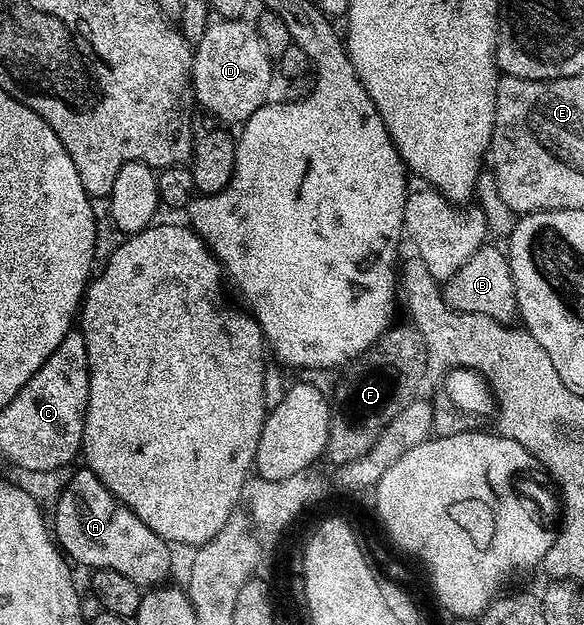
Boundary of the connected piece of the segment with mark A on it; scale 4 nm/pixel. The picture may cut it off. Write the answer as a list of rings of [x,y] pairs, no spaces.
[[[87,468],[81,471],[70,480],[65,486],[65,491],[57,498],[57,511],[51,514],[51,526],[55,531],[55,541],[62,551],[74,563],[82,562],[93,570],[114,570],[121,575],[127,576],[135,585],[142,588],[156,588],[166,581],[169,569],[173,566],[173,558],[169,555],[170,543],[164,542],[135,512],[131,512],[122,502],[99,479]]]

